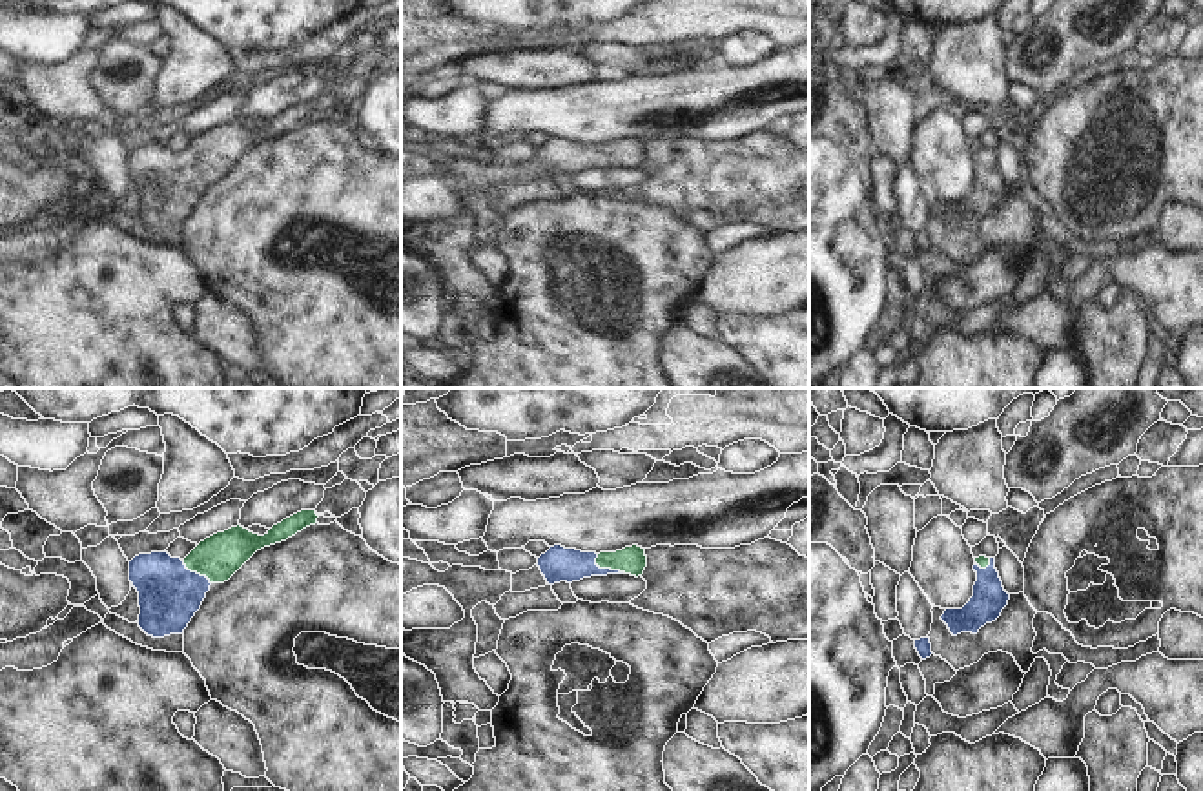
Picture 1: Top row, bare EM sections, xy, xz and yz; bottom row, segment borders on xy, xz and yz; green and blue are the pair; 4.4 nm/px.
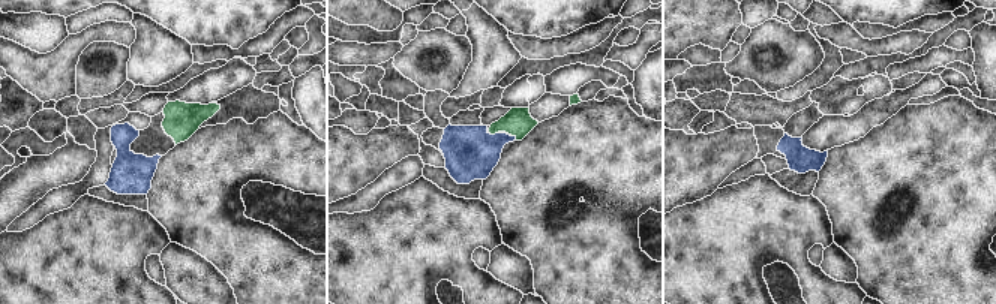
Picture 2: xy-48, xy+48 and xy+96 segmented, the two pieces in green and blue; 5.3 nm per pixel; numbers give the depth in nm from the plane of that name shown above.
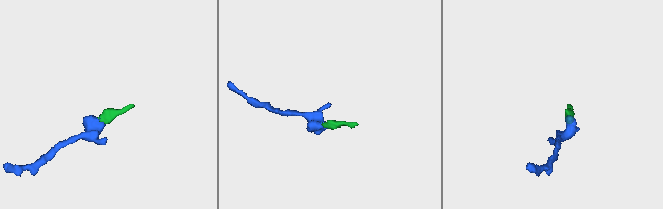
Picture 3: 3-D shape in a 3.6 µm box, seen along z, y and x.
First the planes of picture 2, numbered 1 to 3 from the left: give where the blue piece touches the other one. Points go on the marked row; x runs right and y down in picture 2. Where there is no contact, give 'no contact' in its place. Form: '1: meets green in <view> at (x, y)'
1: no contact
2: meets green in xy+48 at (494, 134)
3: no contact

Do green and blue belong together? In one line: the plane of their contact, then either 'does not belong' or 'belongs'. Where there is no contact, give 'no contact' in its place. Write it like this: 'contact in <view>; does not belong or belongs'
contact in xz; belongs

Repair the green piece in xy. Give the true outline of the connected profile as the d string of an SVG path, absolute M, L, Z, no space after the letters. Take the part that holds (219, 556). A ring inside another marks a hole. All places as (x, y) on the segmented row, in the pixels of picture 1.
M301 510L264 536L237 525L206 538L184 560L168 552L135 556L129 581L139 592L139 627L153 638L182 634L211 583L228 581L257 550L286 541L317 518L315 510Z

